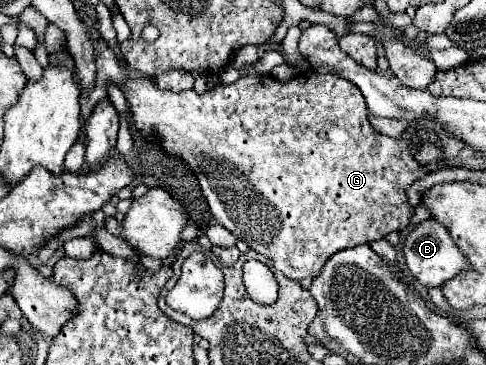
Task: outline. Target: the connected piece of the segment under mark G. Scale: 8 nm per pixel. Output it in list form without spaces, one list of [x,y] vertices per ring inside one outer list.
[[[102,39],[94,41],[94,51],[96,51],[98,73],[96,73],[94,87],[92,89],[82,89],[82,93],[80,93],[82,117],[88,119],[92,115],[92,111],[94,111],[94,105],[98,105],[100,101],[108,99],[108,91],[106,91],[108,83],[118,85],[122,89],[124,97],[130,103],[130,109],[132,109],[132,115],[134,115],[134,125],[136,125],[138,133],[142,137],[150,137],[162,149],[166,149],[166,153],[170,153],[170,155],[186,161],[186,165],[190,165],[190,171],[200,181],[202,193],[204,193],[204,197],[206,197],[206,201],[210,205],[210,211],[212,211],[216,223],[222,225],[222,227],[226,227],[236,239],[246,241],[250,245],[250,249],[254,249],[256,253],[266,255],[274,263],[274,267],[280,273],[284,273],[286,277],[290,277],[294,281],[300,281],[304,277],[316,277],[320,273],[320,269],[324,267],[326,259],[330,255],[334,255],[336,251],[348,249],[348,247],[356,247],[356,245],[362,245],[362,243],[370,243],[370,241],[376,241],[376,239],[382,239],[386,233],[390,233],[390,231],[402,231],[402,229],[406,229],[410,225],[410,217],[412,217],[414,209],[408,205],[404,189],[408,185],[412,185],[418,177],[426,175],[426,167],[422,167],[422,165],[418,165],[414,161],[414,153],[408,149],[408,145],[412,141],[420,143],[420,137],[416,133],[414,135],[404,133],[400,139],[392,139],[392,137],[386,137],[386,135],[378,133],[376,129],[372,129],[372,125],[368,121],[366,101],[364,101],[362,93],[358,91],[358,87],[352,85],[350,81],[346,81],[346,79],[342,79],[338,75],[332,75],[332,73],[314,73],[314,71],[310,71],[310,73],[298,73],[290,81],[276,81],[270,75],[240,77],[236,83],[232,83],[232,85],[218,85],[218,87],[214,87],[214,91],[206,91],[204,95],[196,95],[194,91],[174,93],[174,91],[160,89],[152,79],[126,75],[124,65],[120,63],[120,59],[114,53],[114,49],[108,47],[106,41],[102,41]]]

